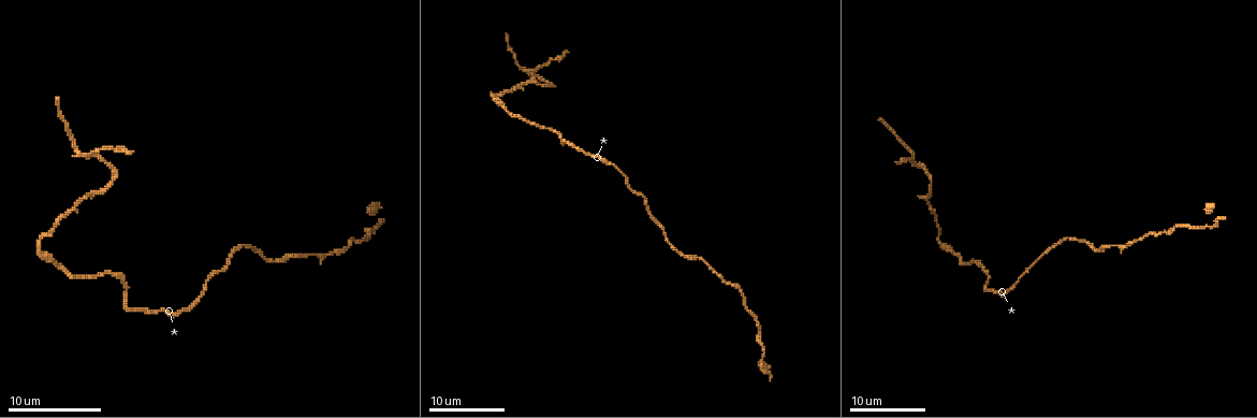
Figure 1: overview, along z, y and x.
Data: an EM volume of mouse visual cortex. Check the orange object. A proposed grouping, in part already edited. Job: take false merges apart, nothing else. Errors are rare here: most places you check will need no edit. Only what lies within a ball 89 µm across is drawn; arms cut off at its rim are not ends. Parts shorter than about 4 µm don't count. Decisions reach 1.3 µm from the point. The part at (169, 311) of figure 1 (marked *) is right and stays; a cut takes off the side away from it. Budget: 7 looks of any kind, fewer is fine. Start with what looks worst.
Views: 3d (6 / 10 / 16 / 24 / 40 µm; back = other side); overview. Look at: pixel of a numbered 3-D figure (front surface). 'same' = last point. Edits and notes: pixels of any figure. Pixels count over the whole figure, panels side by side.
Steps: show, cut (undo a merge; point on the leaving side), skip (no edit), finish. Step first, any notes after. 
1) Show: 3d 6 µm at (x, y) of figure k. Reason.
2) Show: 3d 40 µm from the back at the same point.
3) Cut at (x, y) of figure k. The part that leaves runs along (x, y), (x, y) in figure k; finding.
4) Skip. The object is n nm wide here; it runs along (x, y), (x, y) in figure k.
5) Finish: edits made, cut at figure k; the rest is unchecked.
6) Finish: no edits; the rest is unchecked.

Show: 3d 6 µm at (917, 165) of figure 1. Three-way junction.

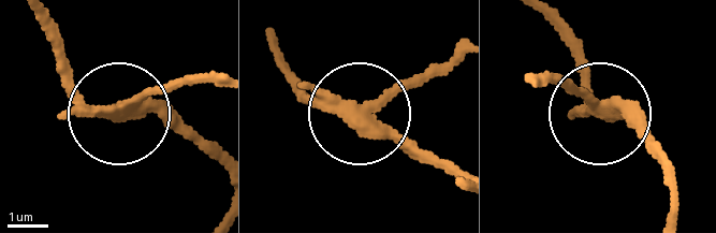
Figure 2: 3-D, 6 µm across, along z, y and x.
Cut at (155, 86) of figure 2. The object is 300 nm wide here; the part that leaves runs along (110, 114), (188, 83), (219, 83) in figure 2; a second neuron is stuck on.

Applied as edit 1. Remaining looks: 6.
Show: overview. See it whole again.

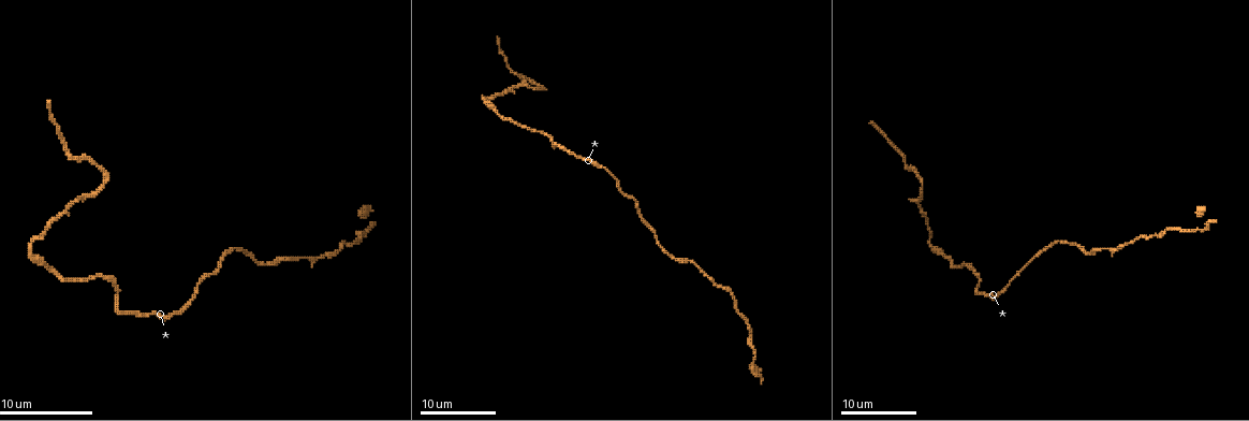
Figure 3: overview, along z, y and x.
Show: 3d 16 µm at (32, 258) of figure 3. Calibre changes.

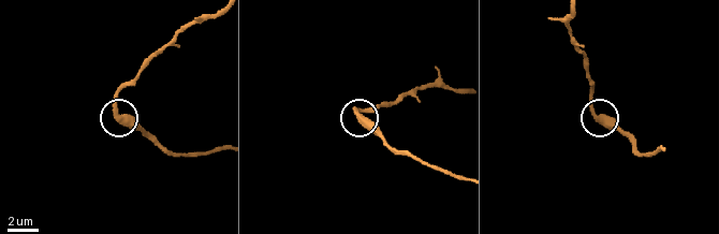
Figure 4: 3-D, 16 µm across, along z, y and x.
Skip. It runs along (220, 148), (209, 151), (163, 150), (118, 113), (119, 84) in figure 4; continuous, no second neuron.

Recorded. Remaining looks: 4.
Show: 3d 10 µm at (557, 146) of figure 3. Abrupt turn.

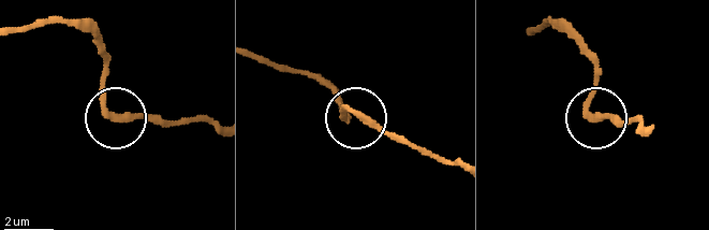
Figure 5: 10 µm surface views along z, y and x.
Skip. All the same neuron.

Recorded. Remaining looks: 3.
Show: 3d 16 µm at (718, 284) of figure 3. Thin neck.

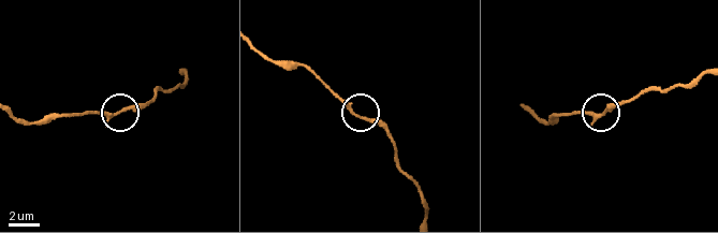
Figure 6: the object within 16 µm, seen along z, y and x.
Show: 3d 6 µm at (358, 117) of figure 6.

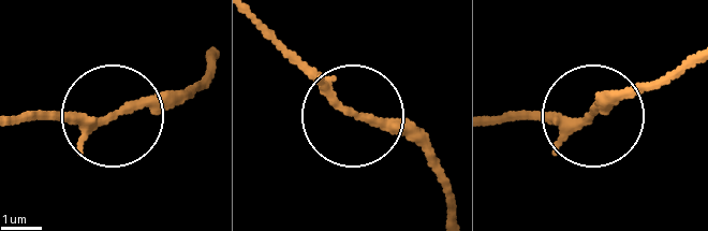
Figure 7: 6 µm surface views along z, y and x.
Skip. 3 arms meet here; continuous, no second neuron.

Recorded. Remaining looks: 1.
Finish: edits made, cut at figure 2; the rest is unchecked.

